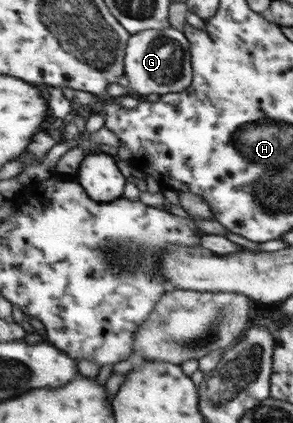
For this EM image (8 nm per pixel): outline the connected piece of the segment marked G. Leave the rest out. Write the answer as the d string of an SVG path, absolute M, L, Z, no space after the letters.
M172 26L165 30L142 30L129 40L125 56L125 74L129 86L138 97L147 94L160 96L189 89L193 83L192 46L184 32Z

